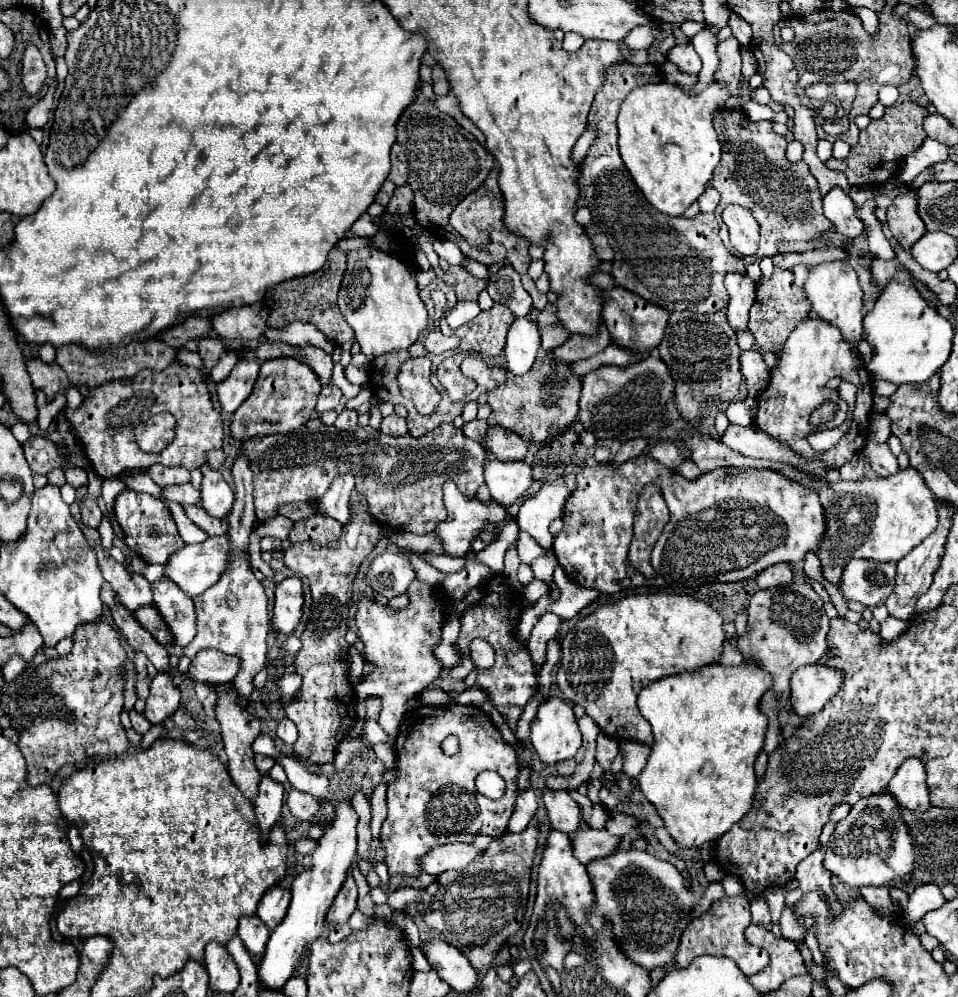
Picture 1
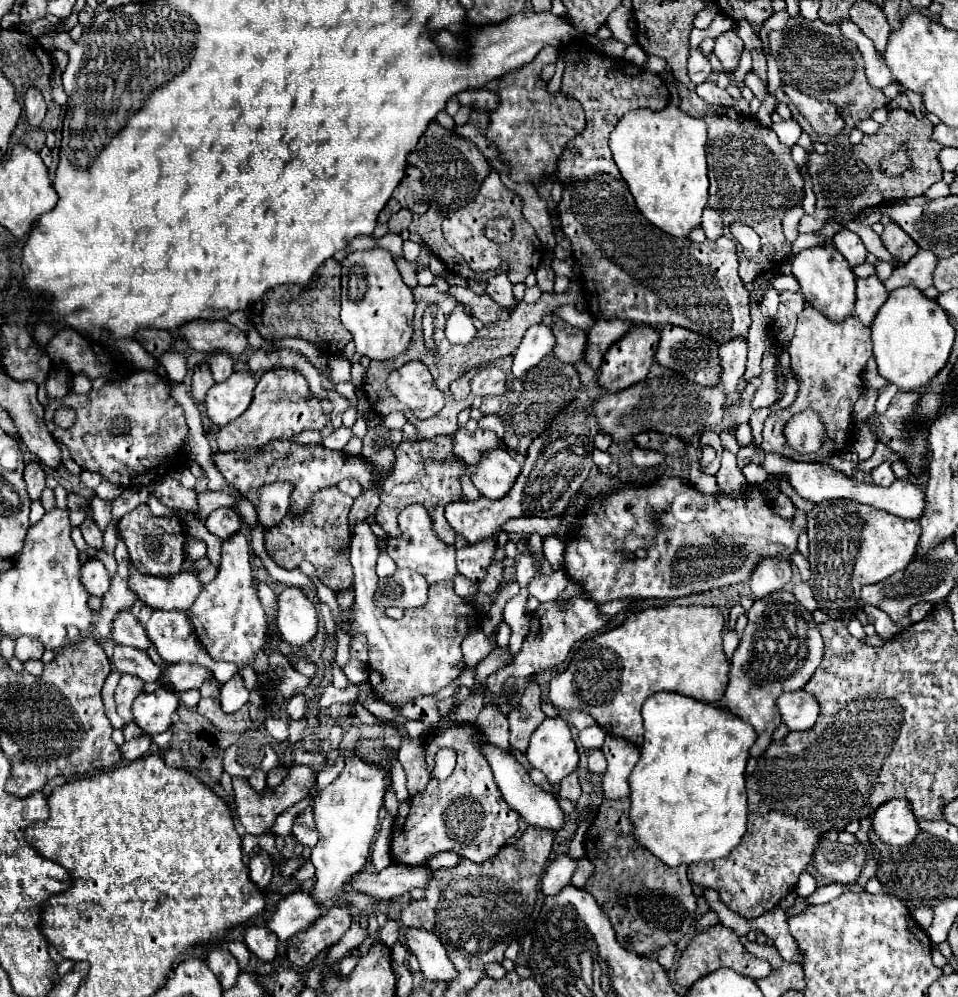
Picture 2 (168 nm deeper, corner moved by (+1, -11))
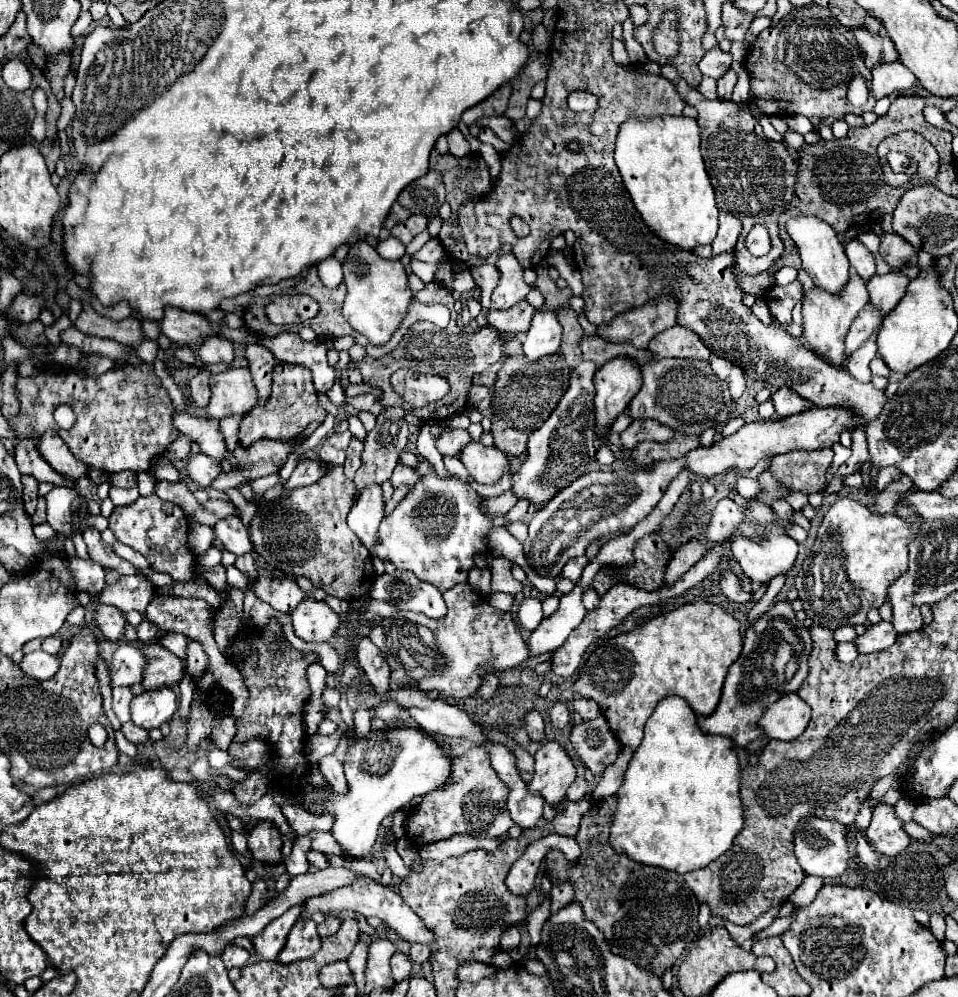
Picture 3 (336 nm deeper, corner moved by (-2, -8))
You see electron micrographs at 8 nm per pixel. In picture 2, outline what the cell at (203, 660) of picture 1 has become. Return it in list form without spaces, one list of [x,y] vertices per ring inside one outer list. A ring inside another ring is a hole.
[[[166,663],[162,673],[160,673],[160,683],[164,687],[172,687],[176,693],[188,691],[188,689],[200,689],[202,683],[210,677],[210,669],[202,667],[202,665],[194,665],[194,663],[186,663],[186,665],[170,665]],[[164,679],[170,679],[170,683],[164,683]]]

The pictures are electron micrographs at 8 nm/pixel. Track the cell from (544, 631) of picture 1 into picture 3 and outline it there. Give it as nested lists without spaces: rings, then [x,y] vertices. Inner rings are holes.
[[[531,710],[531,712],[525,714],[523,728],[525,728],[527,736],[535,742],[541,742],[545,738],[545,722],[543,722],[543,716],[537,710]]]

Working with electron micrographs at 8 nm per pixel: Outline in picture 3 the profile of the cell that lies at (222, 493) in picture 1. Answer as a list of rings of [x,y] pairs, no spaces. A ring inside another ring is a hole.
[[[227,516],[227,518],[221,518],[217,524],[215,524],[215,536],[217,540],[233,554],[241,556],[241,554],[247,554],[251,552],[251,540],[249,540],[249,534],[241,522],[239,516]]]

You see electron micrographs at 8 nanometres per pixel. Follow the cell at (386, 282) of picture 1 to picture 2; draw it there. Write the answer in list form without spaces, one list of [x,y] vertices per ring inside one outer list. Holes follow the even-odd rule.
[[[386,249],[354,251],[342,261],[342,325],[352,333],[356,351],[376,359],[392,359],[400,355],[412,337],[414,299],[412,289],[404,285],[392,255]]]

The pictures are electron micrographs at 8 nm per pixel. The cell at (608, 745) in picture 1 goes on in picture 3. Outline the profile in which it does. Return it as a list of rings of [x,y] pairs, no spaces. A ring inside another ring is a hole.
[[[601,714],[581,726],[573,726],[571,744],[593,774],[601,774],[617,758],[617,738]]]

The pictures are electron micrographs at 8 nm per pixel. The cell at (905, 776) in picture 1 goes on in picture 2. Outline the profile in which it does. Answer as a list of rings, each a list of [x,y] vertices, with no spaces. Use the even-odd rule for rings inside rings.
[[[892,799],[882,803],[874,813],[872,829],[882,843],[894,847],[910,843],[920,833],[916,817],[910,811],[910,803],[906,799]]]

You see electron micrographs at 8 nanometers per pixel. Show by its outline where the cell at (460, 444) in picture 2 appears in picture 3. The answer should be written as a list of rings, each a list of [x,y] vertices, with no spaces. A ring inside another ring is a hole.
[[[447,428],[439,438],[437,438],[437,450],[443,456],[459,456],[461,450],[471,442],[471,436],[463,428]]]

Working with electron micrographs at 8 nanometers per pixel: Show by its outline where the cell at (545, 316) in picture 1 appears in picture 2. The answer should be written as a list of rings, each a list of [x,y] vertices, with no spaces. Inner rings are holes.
[[[558,319],[554,325],[554,335],[556,335],[556,347],[554,355],[564,361],[564,363],[578,363],[586,355],[586,331],[574,329],[566,321]]]

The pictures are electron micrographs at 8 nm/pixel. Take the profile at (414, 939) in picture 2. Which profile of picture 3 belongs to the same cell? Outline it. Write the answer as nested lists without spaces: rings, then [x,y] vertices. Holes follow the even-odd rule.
[[[353,882],[353,886],[345,886],[345,888],[337,888],[329,894],[321,894],[315,898],[309,898],[303,902],[303,910],[301,910],[301,920],[309,920],[313,914],[323,912],[323,914],[335,914],[341,910],[353,910],[357,914],[363,914],[365,918],[375,916],[379,920],[383,920],[385,924],[389,924],[391,930],[397,932],[397,936],[409,944],[423,944],[423,946],[433,946],[437,942],[433,930],[429,930],[423,920],[403,902],[403,898],[393,892],[389,886],[383,884],[375,884],[375,882]]]

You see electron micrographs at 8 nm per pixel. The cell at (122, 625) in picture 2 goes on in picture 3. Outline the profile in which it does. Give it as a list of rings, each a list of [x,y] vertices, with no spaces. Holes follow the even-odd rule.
[[[99,606],[95,610],[95,618],[97,618],[97,626],[101,628],[101,632],[105,634],[107,640],[125,642],[127,620],[121,610],[117,610],[115,606]]]

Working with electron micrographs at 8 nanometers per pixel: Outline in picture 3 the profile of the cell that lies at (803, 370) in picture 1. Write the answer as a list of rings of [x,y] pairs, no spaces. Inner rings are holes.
[[[855,272],[849,278],[849,286],[845,294],[825,294],[825,290],[809,290],[803,298],[803,340],[805,344],[815,350],[821,358],[837,368],[845,368],[849,356],[845,354],[845,336],[849,332],[851,322],[857,318],[861,308],[869,302],[869,292],[865,280],[859,278]]]

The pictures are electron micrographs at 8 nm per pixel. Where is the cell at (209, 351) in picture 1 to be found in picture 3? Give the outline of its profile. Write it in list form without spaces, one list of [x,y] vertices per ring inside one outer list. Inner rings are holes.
[[[199,370],[199,372],[195,374],[195,378],[189,382],[191,398],[193,398],[195,404],[201,406],[201,408],[205,408],[205,406],[209,404],[209,396],[211,396],[211,392],[209,392],[209,376],[211,376],[209,370]]]

